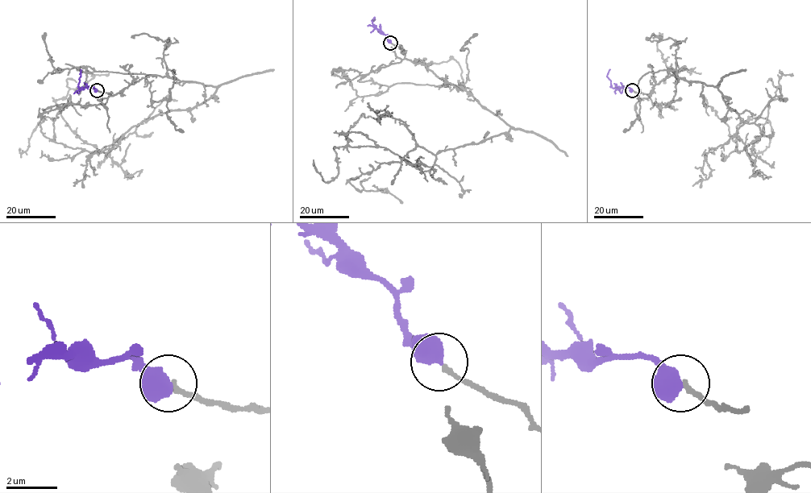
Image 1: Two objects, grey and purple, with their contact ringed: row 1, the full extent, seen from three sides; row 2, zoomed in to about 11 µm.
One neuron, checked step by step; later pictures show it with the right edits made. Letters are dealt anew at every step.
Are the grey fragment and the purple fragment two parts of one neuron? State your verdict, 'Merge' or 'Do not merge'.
Merge

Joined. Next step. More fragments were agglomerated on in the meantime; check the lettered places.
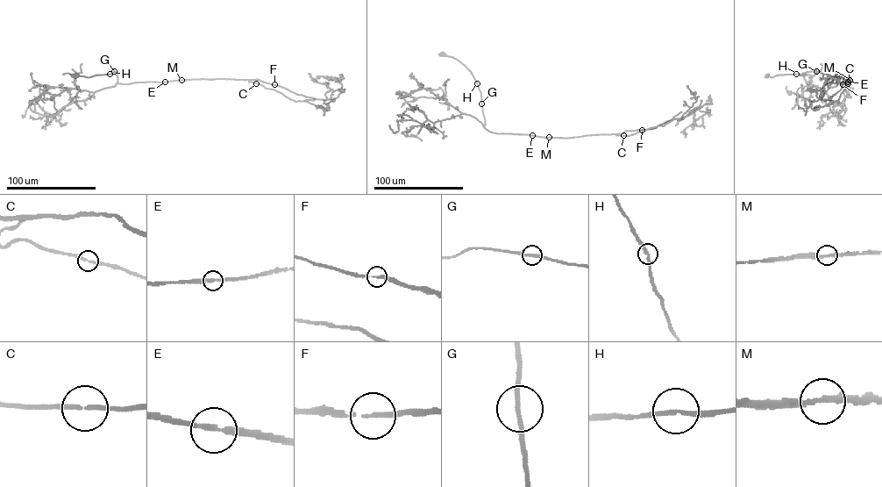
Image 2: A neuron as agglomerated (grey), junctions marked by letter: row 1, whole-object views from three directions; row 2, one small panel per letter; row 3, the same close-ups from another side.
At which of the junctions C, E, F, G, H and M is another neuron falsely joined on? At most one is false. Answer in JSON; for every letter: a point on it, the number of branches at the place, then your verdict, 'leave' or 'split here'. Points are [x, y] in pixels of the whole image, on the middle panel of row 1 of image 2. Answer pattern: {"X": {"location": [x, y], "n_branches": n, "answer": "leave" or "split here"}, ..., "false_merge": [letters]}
{"C": {"location": [623, 135], "n_branches": 2, "answer": "leave"}, "E": {"location": [532, 135], "n_branches": 2, "answer": "leave"}, "F": {"location": [642, 130], "n_branches": 2, "answer": "leave"}, "G": {"location": [481, 103], "n_branches": 2, "answer": "leave"}, "H": {"location": [477, 83], "n_branches": 2, "answer": "leave"}, "M": {"location": [549, 137], "n_branches": 2, "answer": "leave"}, "false_merge": []}

